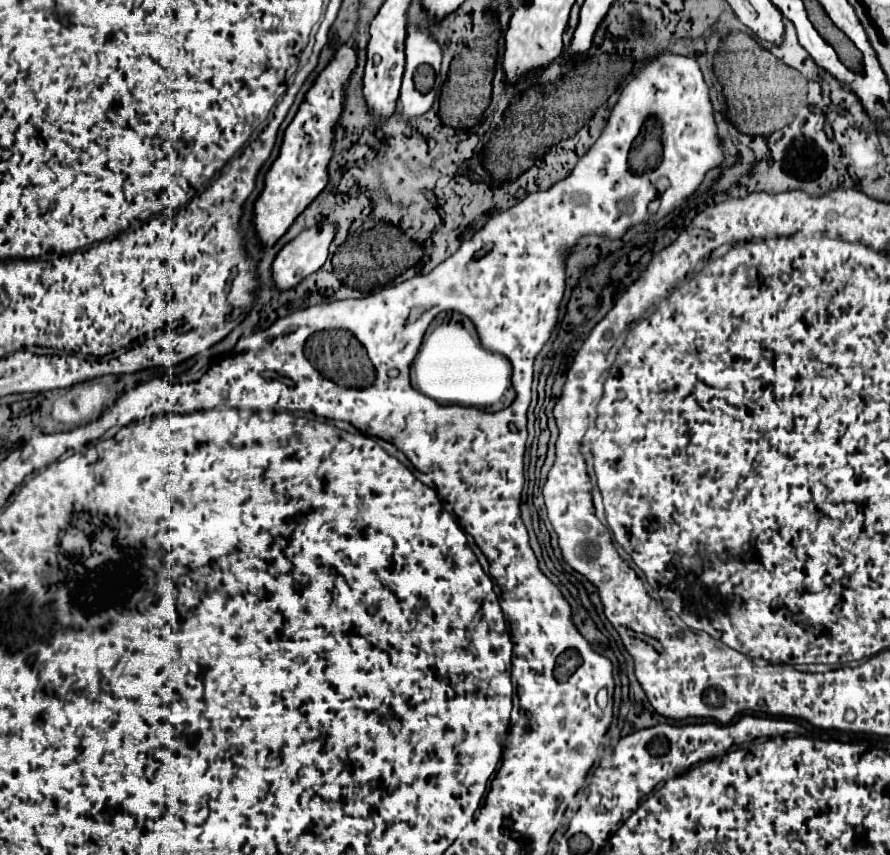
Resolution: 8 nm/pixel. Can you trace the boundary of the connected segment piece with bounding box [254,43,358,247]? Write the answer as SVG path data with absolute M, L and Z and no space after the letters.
M344 43L338 47L334 59L328 67L316 77L314 85L308 89L296 117L286 129L284 143L280 149L280 157L274 161L266 175L266 185L262 195L254 205L254 225L260 241L266 247L272 247L286 229L294 223L294 219L322 193L328 185L328 163L334 141L334 127L342 115L344 103L344 87L356 69L358 53L352 43Z

